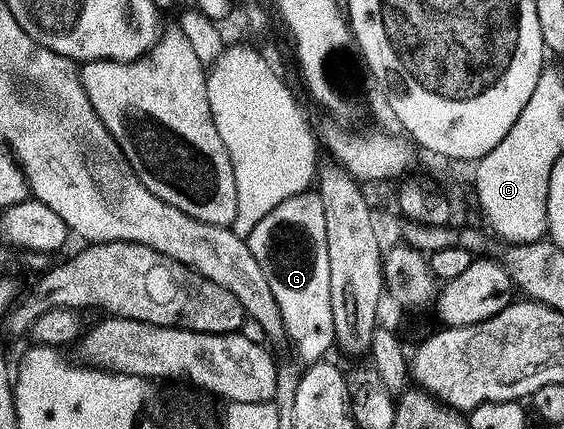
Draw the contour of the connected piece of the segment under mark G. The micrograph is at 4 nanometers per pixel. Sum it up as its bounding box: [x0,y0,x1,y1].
[248,190,335,361]

